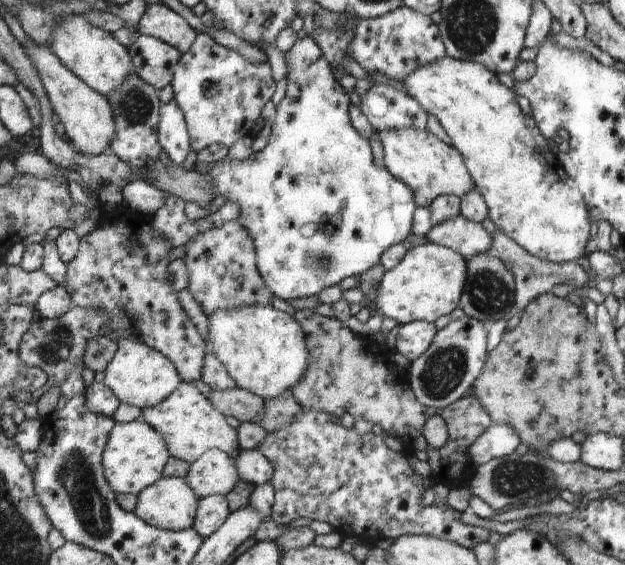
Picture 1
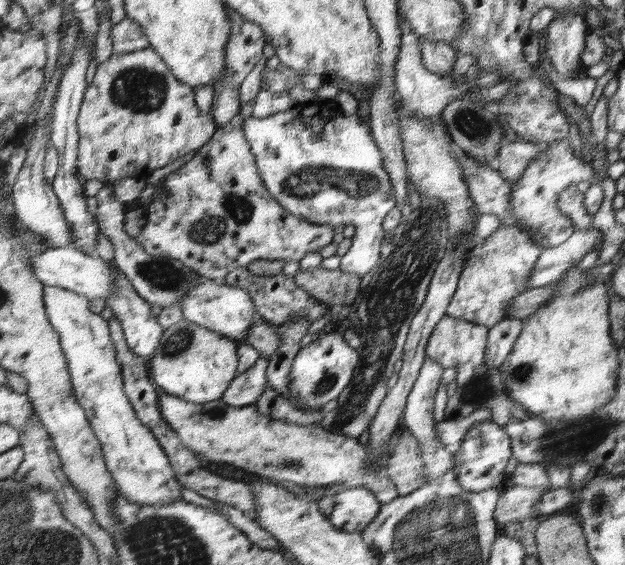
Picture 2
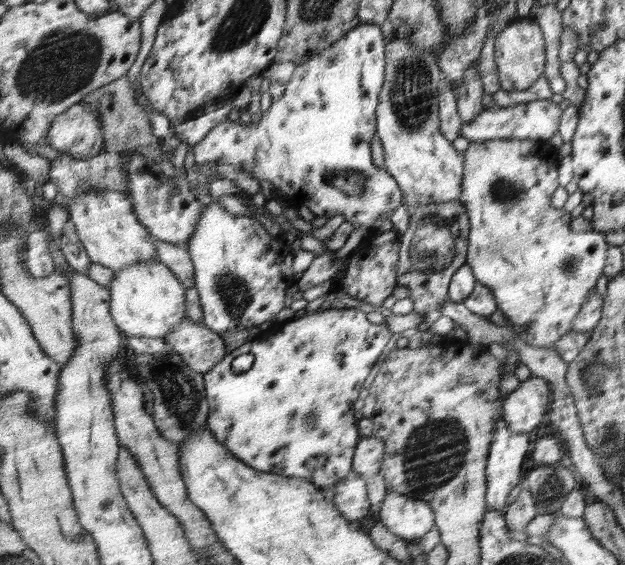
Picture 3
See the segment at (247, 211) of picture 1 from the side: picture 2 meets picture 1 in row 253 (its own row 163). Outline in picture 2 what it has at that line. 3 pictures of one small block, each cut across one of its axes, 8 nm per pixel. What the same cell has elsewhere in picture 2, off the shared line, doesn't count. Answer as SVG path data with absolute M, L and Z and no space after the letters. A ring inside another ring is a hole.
M336 98L333 100L321 100L317 99L314 102L295 103L292 108L284 111L265 116L264 118L250 117L246 120L243 126L244 132L248 140L248 144L251 146L251 152L255 156L256 162L258 162L259 174L263 178L263 183L267 185L272 196L288 212L292 213L292 216L300 218L300 220L306 220L308 222L316 222L316 224L328 224L328 225L340 225L345 224L347 226L354 226L356 228L355 234L352 237L352 244L348 252L341 256L339 268L350 274L358 274L360 279L364 274L368 274L378 262L380 262L380 246L382 246L382 240L384 240L384 230L382 229L382 220L386 218L386 214L396 206L396 194L395 188L392 186L392 180L388 170L384 168L384 153L381 152L376 140L372 137L372 130L370 126L360 118L359 115L349 115L342 110L340 103L336 103Z

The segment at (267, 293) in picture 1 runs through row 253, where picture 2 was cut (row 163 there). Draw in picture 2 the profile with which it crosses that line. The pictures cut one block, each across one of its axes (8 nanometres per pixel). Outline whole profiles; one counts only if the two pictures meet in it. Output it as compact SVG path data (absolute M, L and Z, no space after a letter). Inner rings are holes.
M239 114L231 122L218 127L204 147L182 167L171 172L162 186L192 186L192 198L178 200L168 206L164 212L154 212L148 216L142 231L133 239L144 248L146 254L165 256L173 260L180 260L186 268L198 272L206 280L211 279L216 284L225 284L226 275L238 267L248 266L258 259L300 262L300 259L310 251L320 252L324 246L332 243L332 225L316 224L300 220L288 212L271 195L263 178L259 174L258 162L251 152L243 126L246 116Z

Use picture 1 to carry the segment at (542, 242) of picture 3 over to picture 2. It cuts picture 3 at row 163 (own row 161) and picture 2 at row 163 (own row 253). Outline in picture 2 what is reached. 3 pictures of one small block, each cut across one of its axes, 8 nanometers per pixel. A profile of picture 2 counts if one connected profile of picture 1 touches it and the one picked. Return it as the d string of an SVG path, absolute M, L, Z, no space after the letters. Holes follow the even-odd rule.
M569 137L536 144L540 145L539 156L528 163L526 171L522 172L524 175L520 175L518 181L511 183L512 199L508 208L518 222L526 224L526 231L531 240L534 240L542 250L546 250L566 243L575 232L574 221L558 211L556 200L560 192L594 176L592 168L574 156Z

